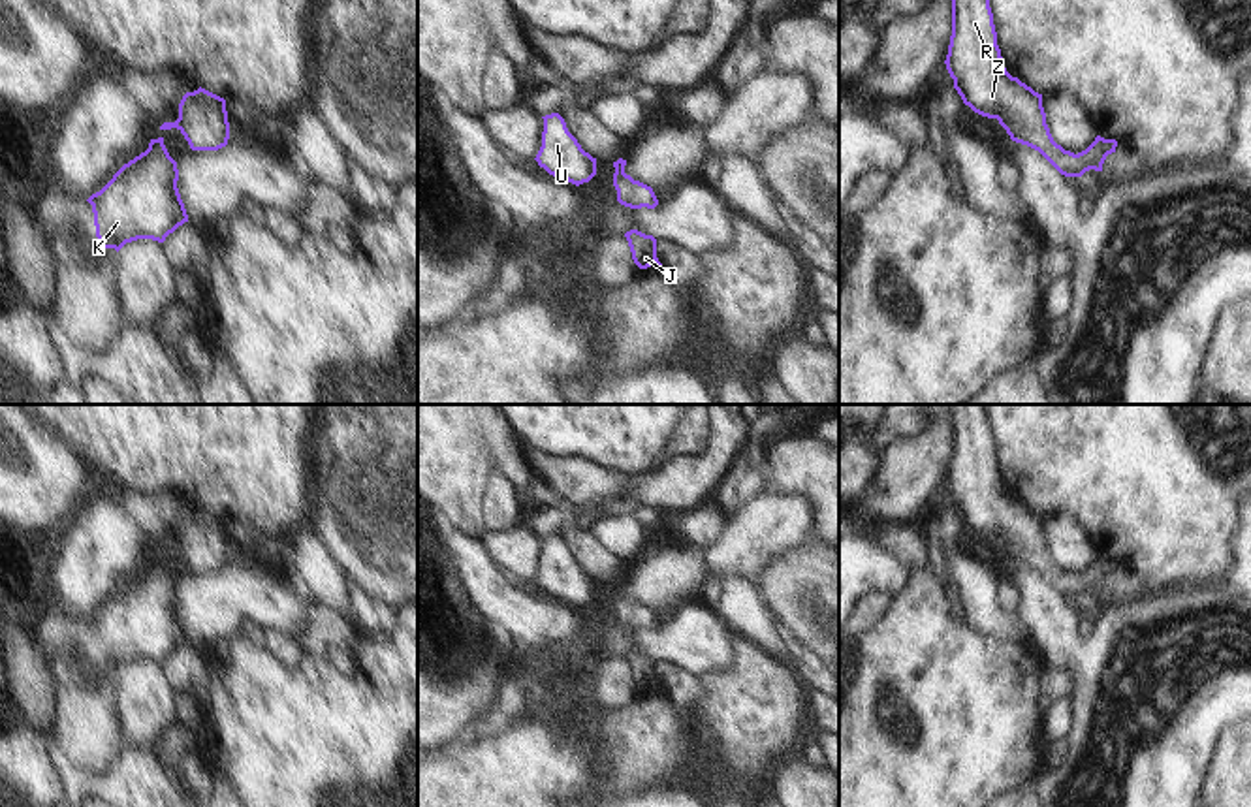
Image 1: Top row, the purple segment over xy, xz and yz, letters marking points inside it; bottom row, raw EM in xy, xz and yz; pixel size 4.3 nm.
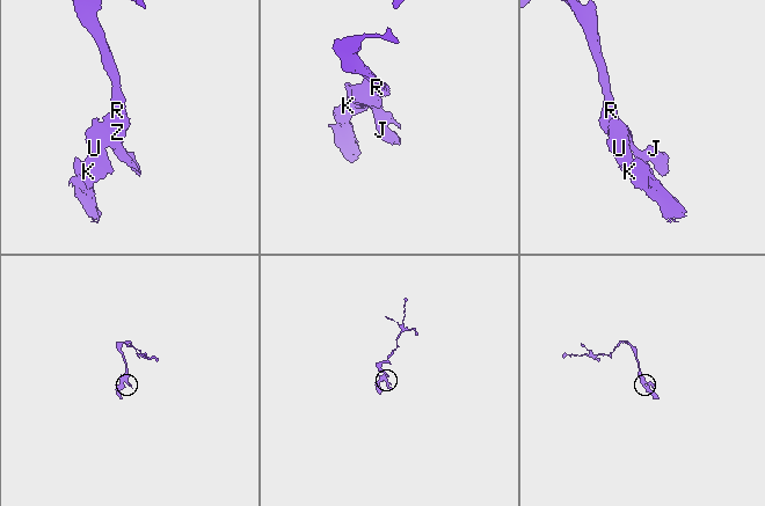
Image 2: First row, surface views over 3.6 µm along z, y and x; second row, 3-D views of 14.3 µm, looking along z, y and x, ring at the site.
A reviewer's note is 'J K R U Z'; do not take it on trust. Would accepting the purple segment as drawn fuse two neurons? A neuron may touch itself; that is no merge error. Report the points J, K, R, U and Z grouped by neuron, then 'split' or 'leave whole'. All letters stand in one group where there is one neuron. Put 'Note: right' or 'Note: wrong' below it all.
J K R U Z | leave whole
Note: right

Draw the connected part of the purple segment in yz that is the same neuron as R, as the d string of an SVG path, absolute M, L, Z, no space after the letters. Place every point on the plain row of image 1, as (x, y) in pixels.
M950 404L950 421L952 457L944 485L963 525L982 538L997 540L1012 562L1038 572L1065 598L1102 593L1117 562L1097 557L1078 576L1053 562L1042 515L1005 489L986 406Z

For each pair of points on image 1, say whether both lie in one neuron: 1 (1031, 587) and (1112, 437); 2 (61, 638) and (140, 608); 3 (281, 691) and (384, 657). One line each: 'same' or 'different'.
1: different
2: same
3: same

